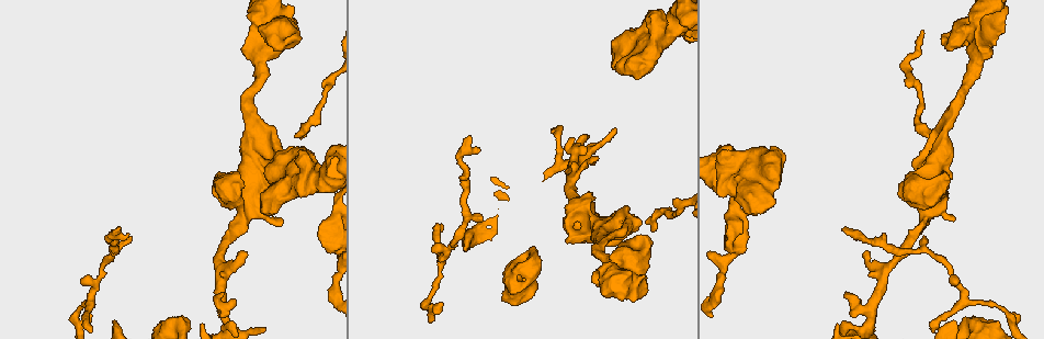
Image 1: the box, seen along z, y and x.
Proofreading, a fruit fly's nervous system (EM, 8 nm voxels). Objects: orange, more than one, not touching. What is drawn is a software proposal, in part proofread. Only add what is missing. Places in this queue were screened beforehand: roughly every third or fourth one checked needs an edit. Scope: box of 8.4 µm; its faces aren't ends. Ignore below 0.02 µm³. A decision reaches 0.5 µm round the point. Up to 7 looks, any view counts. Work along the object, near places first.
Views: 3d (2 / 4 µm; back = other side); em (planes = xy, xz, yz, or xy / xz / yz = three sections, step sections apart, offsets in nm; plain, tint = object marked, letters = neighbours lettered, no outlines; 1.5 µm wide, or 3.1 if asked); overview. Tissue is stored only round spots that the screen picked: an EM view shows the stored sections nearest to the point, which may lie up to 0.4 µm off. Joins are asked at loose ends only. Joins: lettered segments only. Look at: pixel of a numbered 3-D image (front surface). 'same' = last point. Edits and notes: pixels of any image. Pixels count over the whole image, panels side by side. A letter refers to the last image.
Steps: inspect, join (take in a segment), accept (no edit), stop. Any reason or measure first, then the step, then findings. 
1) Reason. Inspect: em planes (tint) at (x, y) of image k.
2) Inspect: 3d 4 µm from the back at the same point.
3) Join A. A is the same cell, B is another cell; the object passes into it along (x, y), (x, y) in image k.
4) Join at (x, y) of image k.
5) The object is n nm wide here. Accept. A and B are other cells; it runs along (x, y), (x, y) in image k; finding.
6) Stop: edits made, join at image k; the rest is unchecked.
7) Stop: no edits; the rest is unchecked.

Branch stops here. Inspect: em planes (letters) at (467, 137) of image 1.

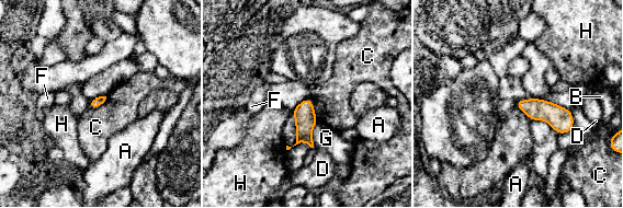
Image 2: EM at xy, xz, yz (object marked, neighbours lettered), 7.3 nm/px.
The longest contact is with C, 200 nm. Accept. A, B, C, D, F, G and H are other cells; no lettered segment goes on from it.

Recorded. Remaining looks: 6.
Thin end. Inspect: 3d 2 µm at (927, 238) of image 1.

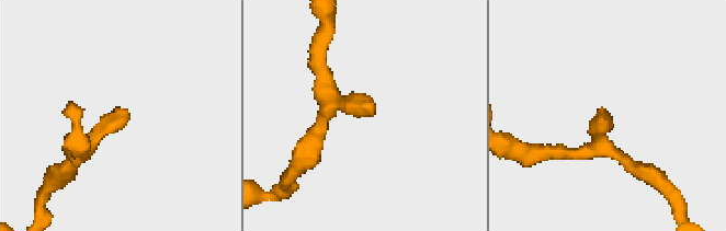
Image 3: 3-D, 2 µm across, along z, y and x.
Now the EM. Inspect: em xz step 4 (tint) at (608, 113) of image 3.

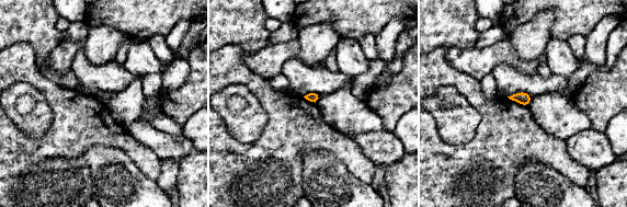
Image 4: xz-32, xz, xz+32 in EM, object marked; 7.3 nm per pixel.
Inspect: em planes (letters) at the same point.

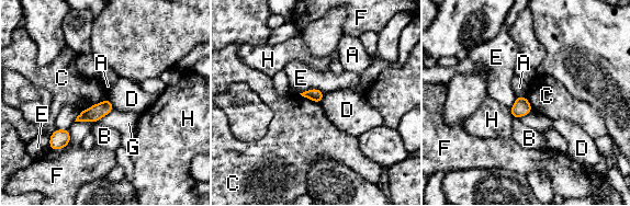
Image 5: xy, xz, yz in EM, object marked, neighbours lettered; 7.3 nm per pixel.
Accept. A, B, C, D, E, F, G and H are other cells; a border runs along (107, 98), (80, 111) in image 5; none of them fits.

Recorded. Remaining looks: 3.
Free end. Inspect: 3d 2 µm at (300, 151) of image 1.

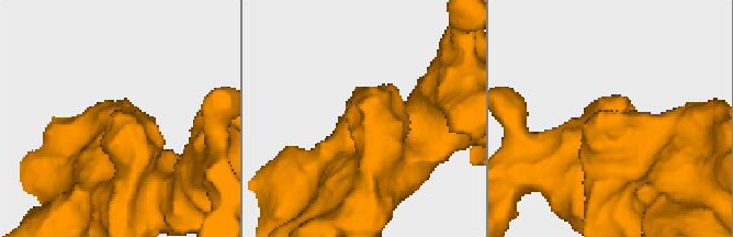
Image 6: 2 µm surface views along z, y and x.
Need the tissue. Inspect: em planes (letters) at (594, 116) of image 6.

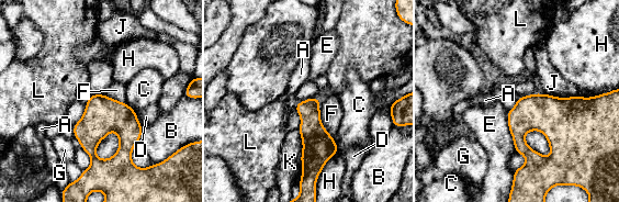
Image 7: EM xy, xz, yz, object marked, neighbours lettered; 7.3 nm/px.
Accept. A, B, C, D, E, F, G, H, J, K and L are other cells; a border runs along (319, 100), (319, 121), (331, 136) in image 7; none of them fits.

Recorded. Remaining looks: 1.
Stop: no edits; the rest is unchecked.

